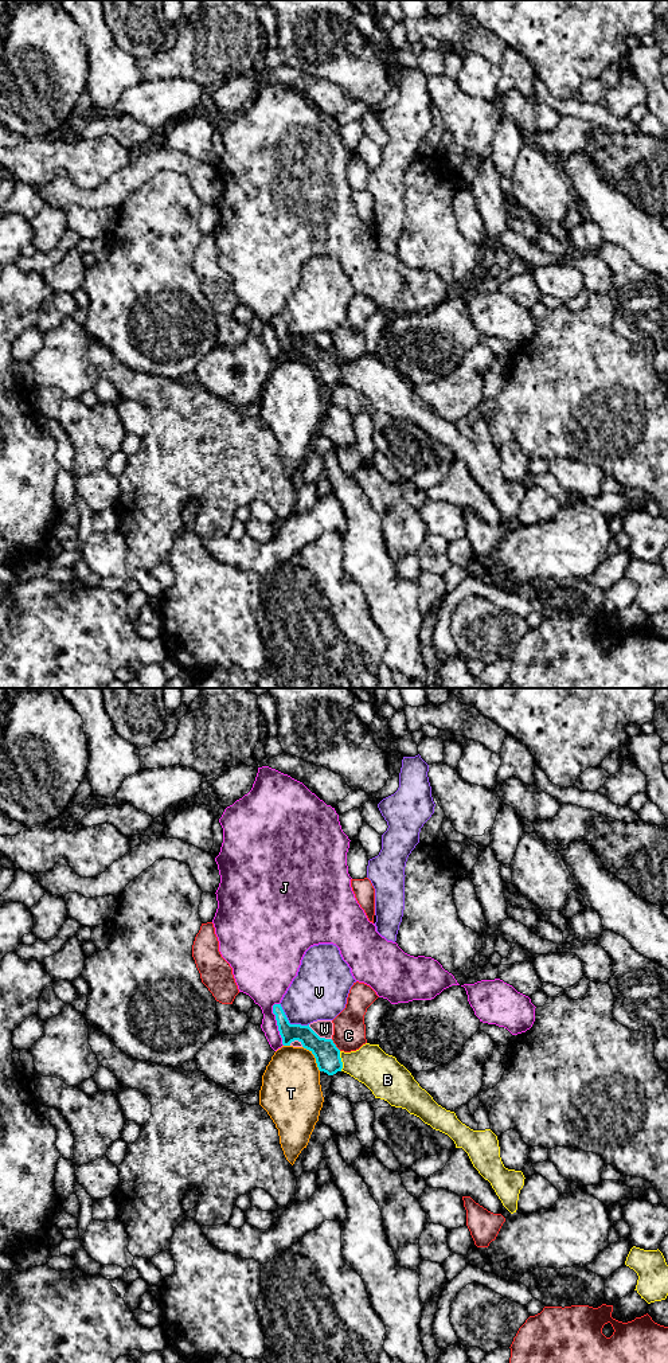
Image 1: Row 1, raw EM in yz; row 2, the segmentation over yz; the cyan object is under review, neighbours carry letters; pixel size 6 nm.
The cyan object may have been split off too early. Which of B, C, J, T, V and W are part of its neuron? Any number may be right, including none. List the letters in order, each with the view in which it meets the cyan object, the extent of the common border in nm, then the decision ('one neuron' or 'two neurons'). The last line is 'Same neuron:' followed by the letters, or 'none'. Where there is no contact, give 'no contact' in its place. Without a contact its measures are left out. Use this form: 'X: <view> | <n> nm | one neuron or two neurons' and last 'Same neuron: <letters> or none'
B: yz | 120 nm | one neuron
C: yz | 90 nm | two neurons
J: yz | 260 nm | two neurons
T: yz | 190 nm | two neurons
V: yz | 220 nm | two neurons
W: yz | 170 nm | two neurons
Same neuron: B

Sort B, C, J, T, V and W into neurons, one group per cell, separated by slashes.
B / C / J V / T / W

